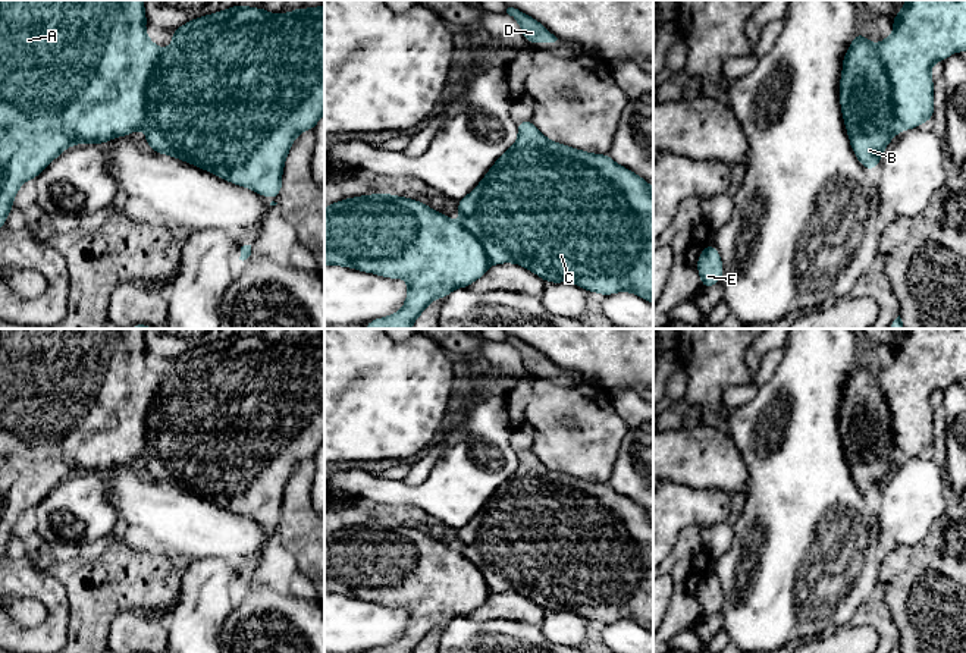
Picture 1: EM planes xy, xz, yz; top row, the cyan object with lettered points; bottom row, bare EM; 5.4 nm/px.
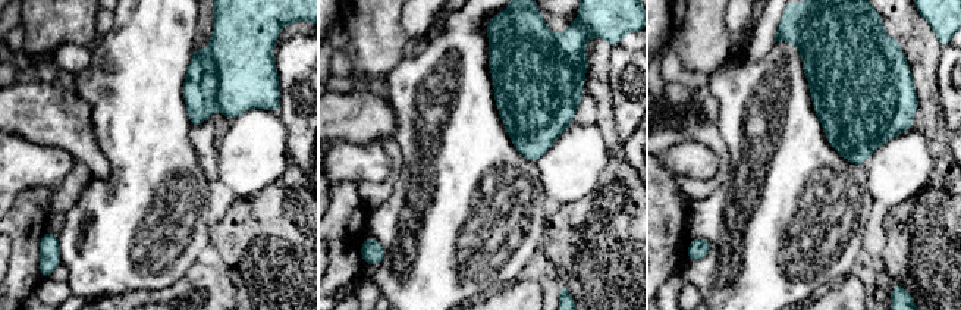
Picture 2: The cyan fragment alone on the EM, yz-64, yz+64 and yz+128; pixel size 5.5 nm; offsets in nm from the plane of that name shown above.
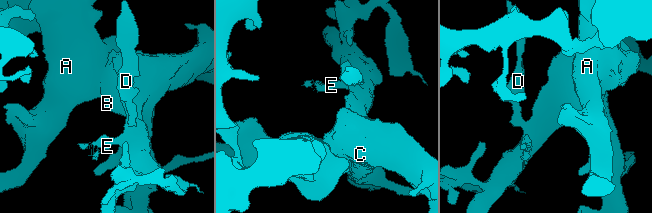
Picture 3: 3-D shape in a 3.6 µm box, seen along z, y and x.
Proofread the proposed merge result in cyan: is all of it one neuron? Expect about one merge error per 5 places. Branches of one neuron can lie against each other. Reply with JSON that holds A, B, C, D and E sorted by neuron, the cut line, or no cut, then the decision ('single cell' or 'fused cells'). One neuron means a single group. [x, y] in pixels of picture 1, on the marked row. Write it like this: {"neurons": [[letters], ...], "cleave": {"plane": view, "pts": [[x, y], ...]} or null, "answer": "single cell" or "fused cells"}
{"neurons": [["A", "B", "C", "D", "E"]], "cleave": null, "answer": "single cell"}

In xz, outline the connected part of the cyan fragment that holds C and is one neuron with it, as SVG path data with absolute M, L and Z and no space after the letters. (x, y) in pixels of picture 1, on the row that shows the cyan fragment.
M531 120L518 122L517 128L518 139L515 144L495 161L483 180L467 197L457 203L457 210L462 216L460 223L452 222L446 214L433 211L429 204L389 194L346 198L324 208L324 266L333 264L352 267L383 277L404 277L408 282L408 295L402 310L389 317L376 318L367 323L364 326L366 329L411 329L413 323L433 299L446 298L457 288L468 288L486 273L490 264L501 263L517 263L540 276L545 282L570 282L589 292L599 292L603 296L614 292L633 292L653 304L653 188L650 188L643 178L617 164L606 154L590 154L549 141Z

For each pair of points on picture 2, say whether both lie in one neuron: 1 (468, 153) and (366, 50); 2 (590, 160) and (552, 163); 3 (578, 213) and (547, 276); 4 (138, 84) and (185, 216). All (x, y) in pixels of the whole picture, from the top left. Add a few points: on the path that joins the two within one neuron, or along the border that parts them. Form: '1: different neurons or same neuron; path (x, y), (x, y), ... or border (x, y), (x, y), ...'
1: different neurons; border (404, 58), (382, 78)
2: same neuron; path (581, 160), (561, 163)
3: different neurons; border (543, 251), (564, 287)
4: same neuron; path (140, 116), (157, 184)

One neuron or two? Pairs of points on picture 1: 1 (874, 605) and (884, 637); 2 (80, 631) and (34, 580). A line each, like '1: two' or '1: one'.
1: one
2: two

